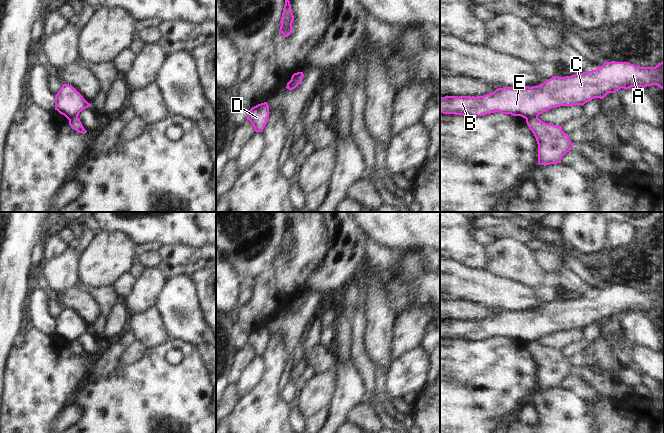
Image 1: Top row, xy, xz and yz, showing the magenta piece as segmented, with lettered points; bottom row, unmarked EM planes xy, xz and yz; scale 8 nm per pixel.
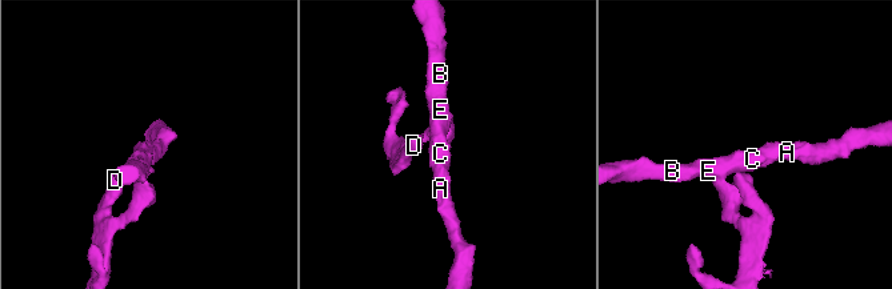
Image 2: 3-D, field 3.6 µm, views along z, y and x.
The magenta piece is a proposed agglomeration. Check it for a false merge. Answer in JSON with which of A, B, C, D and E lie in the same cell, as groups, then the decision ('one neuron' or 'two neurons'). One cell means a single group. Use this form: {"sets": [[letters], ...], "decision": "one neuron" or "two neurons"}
{"sets": [["A", "B", "C", "E"], ["D"]], "decision": "two neurons"}

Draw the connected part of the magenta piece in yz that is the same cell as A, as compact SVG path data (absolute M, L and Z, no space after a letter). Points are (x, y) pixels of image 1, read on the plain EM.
M664 285L655 291L640 291L629 286L605 286L597 293L572 300L553 300L538 310L503 311L494 316L477 321L445 320L440 321L440 337L455 338L468 341L484 340L500 336L521 340L525 343L538 342L540 338L559 330L584 329L594 322L603 323L609 317L615 317L621 312L657 309L664 312Z

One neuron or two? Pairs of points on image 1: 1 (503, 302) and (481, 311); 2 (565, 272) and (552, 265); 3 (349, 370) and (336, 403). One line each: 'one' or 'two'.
1: two
2: two
3: one

